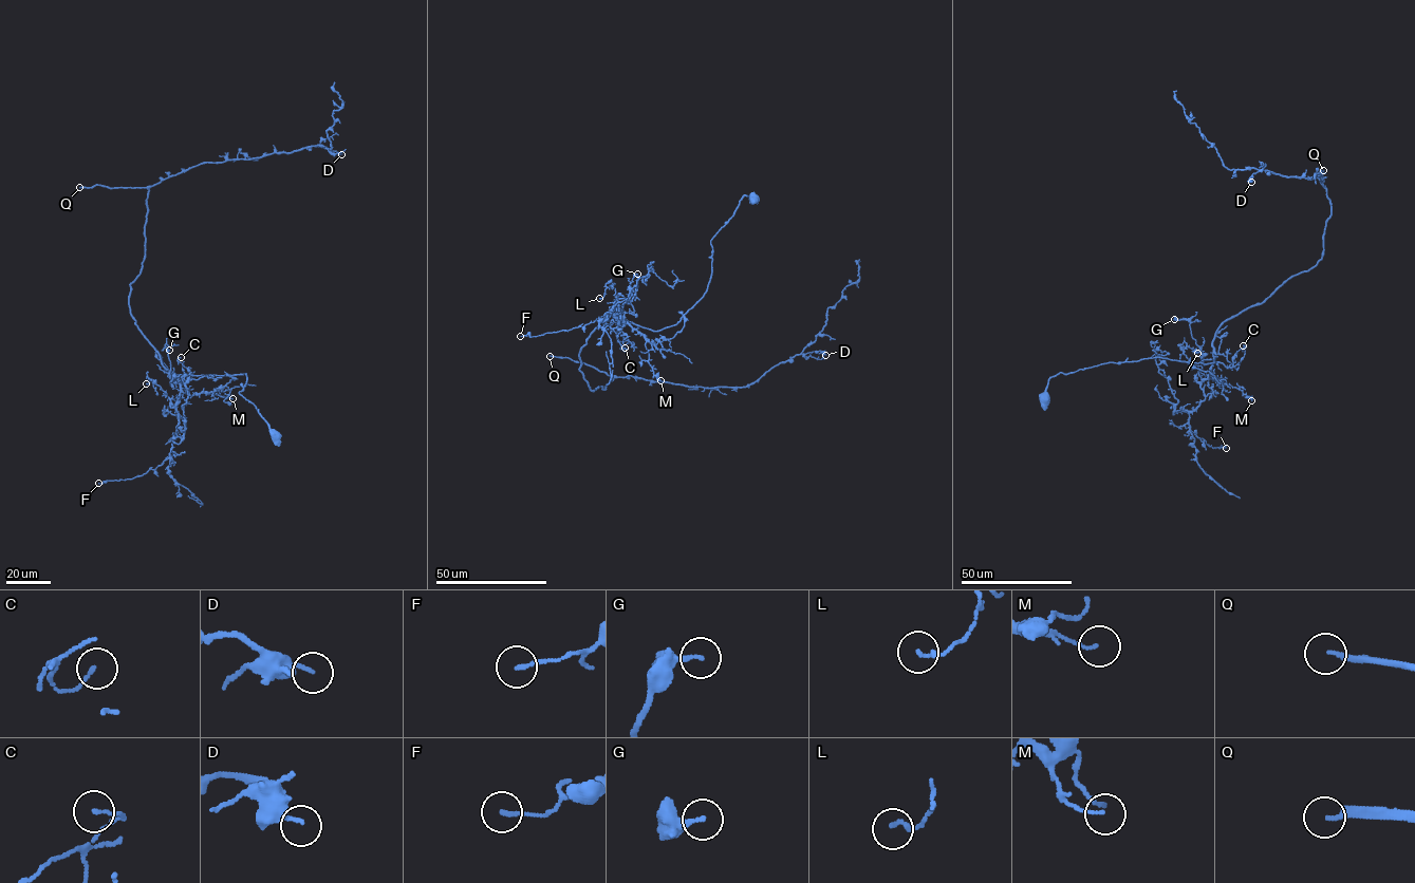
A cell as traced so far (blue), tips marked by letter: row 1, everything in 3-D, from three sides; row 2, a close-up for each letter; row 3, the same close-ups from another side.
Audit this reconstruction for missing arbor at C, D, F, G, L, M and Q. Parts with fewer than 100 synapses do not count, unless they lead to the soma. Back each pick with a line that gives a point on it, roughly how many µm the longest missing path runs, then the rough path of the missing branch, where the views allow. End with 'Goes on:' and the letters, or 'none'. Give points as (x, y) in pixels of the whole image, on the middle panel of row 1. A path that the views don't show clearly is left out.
Q: Place: (550, 356). Missing length about 200 µm
Goes on: Q

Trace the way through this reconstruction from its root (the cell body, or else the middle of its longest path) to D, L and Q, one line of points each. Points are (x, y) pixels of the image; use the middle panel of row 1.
D: (753, 198), (681, 319), (610, 315), (579, 370), (593, 390), (745, 387), (825, 355)
L: (753, 198), (743, 195), (711, 240), (707, 289), (676, 324), (624, 324), (614, 287), (599, 298)
Q: (753, 198), (676, 324), (613, 313), (591, 334), (579, 370), (603, 389), (550, 356)

